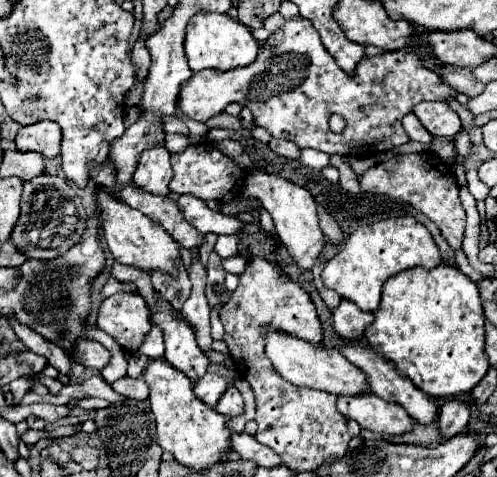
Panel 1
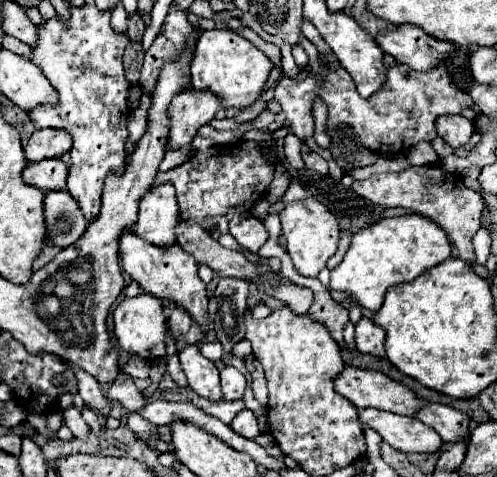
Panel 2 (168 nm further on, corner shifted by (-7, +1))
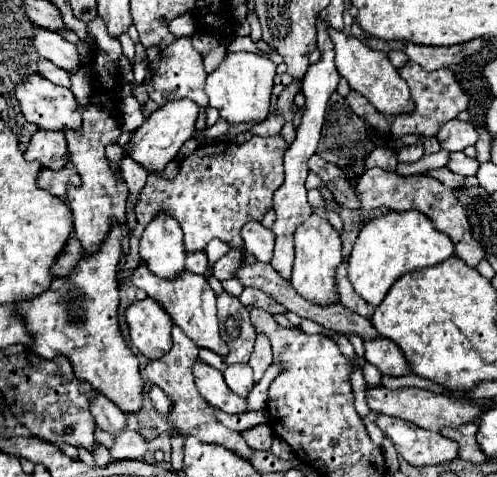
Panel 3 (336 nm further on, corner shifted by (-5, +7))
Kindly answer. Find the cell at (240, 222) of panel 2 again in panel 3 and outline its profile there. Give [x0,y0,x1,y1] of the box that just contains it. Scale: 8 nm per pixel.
[243,222,275,262]

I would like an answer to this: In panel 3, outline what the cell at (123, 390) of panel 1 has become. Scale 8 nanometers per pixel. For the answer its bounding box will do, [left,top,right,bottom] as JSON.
[247,380,269,410]

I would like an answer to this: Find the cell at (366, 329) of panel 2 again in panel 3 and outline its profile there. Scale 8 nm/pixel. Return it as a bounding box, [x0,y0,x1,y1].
[365,338,411,376]

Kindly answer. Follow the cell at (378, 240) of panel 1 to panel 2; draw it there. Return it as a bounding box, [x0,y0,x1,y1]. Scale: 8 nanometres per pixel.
[329,214,451,312]

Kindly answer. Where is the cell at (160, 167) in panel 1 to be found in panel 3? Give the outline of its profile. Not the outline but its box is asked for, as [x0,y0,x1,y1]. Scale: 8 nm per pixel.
[139,216,185,280]

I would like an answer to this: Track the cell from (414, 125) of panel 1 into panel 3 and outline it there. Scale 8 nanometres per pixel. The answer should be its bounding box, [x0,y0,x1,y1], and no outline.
[447,152,479,176]

